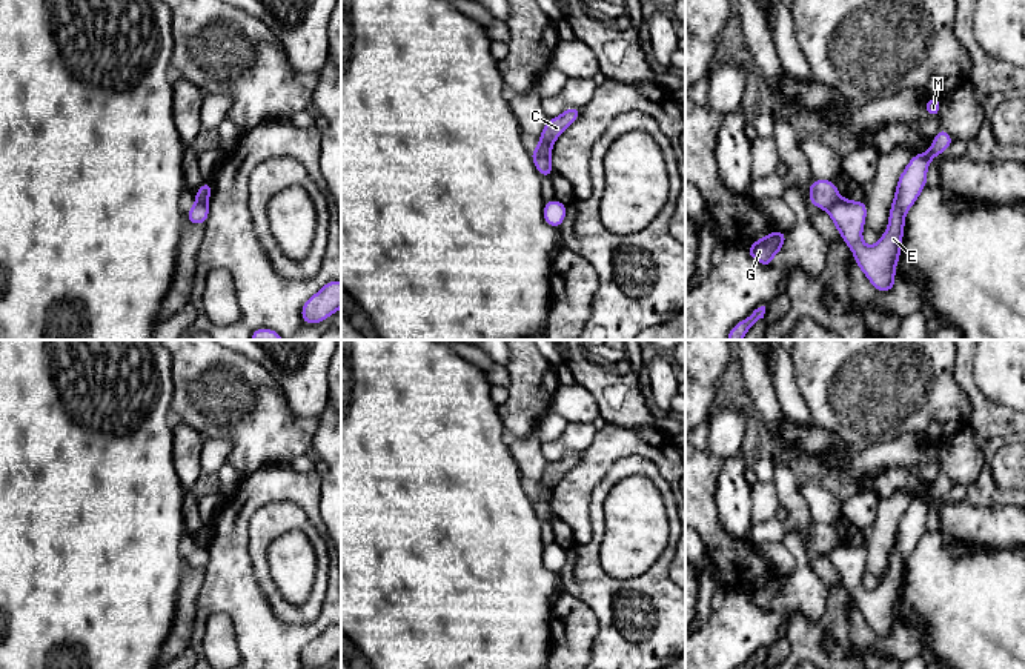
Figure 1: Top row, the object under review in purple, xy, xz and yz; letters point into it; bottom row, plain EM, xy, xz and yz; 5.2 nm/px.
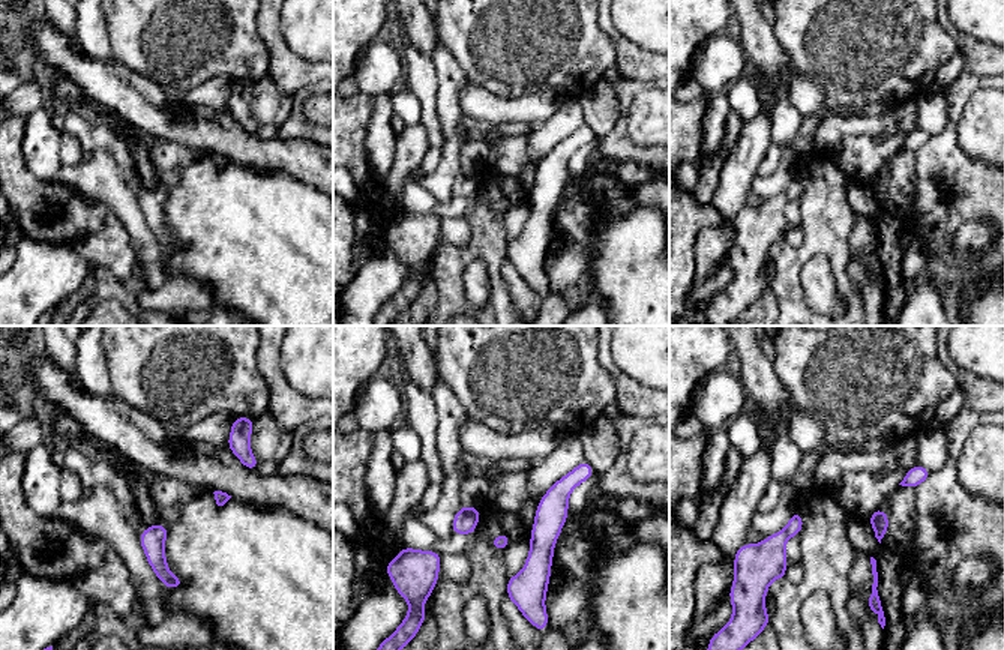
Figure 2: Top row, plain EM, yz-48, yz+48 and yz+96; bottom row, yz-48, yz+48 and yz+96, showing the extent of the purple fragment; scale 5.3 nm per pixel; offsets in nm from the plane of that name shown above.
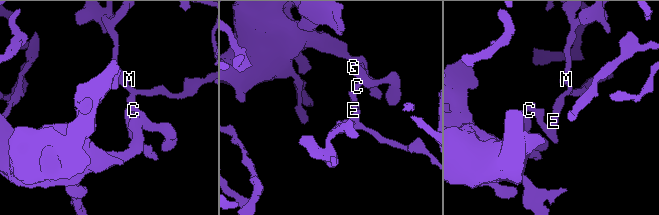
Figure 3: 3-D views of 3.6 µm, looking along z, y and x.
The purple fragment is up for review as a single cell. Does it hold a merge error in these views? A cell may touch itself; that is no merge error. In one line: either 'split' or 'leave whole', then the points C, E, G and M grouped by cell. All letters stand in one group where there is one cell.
split; groups C G / E M

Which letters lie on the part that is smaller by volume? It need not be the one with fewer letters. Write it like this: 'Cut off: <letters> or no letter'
Cut off: E, M

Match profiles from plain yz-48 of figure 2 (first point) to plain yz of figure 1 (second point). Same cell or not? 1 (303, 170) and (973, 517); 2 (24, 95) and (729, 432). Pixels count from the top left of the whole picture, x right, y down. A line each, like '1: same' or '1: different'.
1: same
2: same

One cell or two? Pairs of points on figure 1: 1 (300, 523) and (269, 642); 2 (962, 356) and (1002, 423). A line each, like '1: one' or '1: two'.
1: two
2: one

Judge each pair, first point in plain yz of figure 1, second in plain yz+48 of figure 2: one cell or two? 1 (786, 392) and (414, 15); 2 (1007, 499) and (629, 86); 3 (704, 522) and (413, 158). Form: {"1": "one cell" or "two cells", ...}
{"1": "two cells", "2": "one cell", "3": "two cells"}

